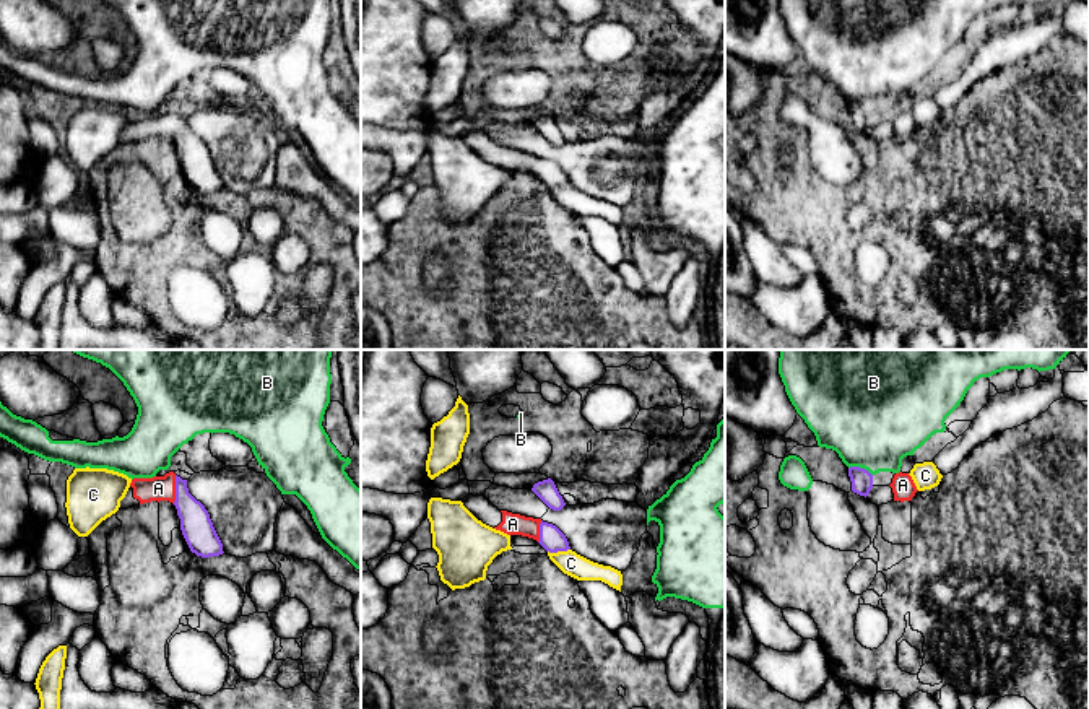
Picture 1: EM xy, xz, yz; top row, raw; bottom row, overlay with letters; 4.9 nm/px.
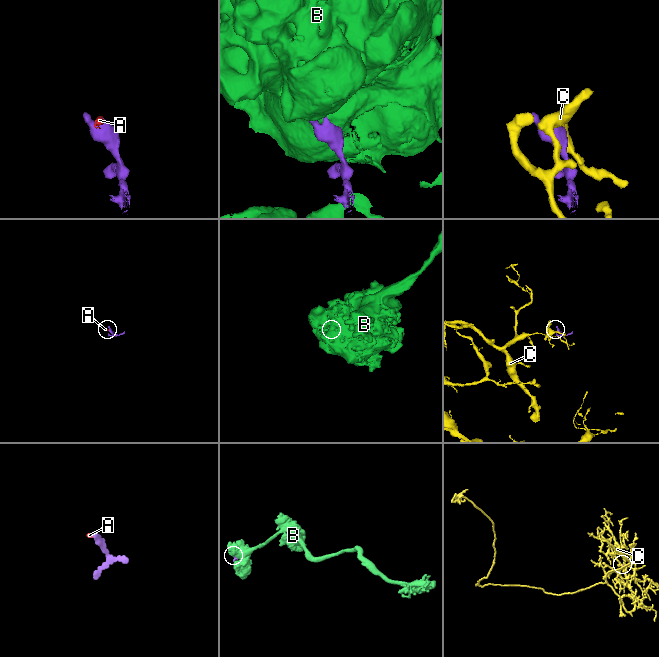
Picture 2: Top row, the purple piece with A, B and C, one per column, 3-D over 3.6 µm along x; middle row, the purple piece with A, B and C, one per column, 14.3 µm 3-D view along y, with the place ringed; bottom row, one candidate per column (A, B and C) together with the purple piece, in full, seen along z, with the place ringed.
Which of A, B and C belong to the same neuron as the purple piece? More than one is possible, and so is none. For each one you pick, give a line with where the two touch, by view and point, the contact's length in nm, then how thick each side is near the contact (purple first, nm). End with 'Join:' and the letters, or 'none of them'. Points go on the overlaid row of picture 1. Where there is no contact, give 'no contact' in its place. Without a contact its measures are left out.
A: contact xy (176, 490); length 140 nm; calibres 160 and 130 nm
Join: A

